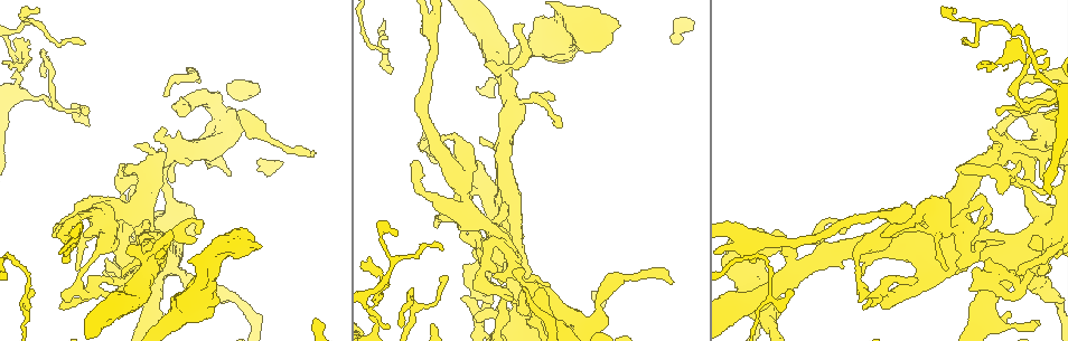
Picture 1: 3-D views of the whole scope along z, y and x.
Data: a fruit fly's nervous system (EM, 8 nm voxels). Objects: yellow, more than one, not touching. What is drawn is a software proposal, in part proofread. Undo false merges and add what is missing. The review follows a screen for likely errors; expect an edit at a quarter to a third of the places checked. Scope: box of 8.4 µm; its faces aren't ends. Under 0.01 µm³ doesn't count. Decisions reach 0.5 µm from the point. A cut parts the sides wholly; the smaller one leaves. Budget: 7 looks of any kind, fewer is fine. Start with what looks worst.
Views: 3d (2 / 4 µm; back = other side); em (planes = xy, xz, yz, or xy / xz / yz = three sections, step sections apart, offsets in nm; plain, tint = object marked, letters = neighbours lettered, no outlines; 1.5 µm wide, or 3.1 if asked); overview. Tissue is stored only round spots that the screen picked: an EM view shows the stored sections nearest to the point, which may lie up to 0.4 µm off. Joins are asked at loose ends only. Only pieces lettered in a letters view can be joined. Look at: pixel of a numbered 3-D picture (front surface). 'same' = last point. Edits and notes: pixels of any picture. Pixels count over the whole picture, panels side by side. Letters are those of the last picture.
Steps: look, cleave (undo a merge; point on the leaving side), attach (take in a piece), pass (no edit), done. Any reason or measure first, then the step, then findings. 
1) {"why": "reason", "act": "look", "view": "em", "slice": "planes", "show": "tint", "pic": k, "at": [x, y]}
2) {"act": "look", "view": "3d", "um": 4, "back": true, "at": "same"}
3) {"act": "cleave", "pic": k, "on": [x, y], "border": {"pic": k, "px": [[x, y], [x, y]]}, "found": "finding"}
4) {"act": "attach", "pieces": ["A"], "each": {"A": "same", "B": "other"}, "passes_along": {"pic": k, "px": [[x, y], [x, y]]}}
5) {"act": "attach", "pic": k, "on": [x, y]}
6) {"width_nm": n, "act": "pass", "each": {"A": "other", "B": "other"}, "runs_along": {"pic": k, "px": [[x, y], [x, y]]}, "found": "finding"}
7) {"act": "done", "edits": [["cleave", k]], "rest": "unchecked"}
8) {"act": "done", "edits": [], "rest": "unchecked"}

{"why": "thick end", "act": "look", "view": "em", "slice": "planes", "show": "letters", "pic": 1, "at": [617, 28]}

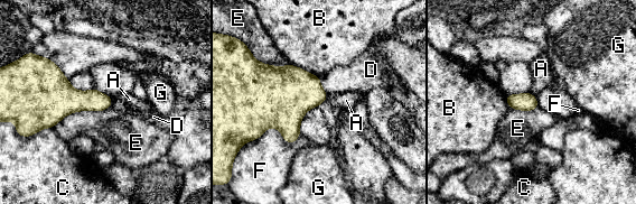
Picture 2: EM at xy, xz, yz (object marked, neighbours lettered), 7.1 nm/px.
{"longest_contact_nm": ["E", 440], "act": "pass", "each": {"A": "other", "B": "other", "C": "other", "D": "other", "E": "other", "F": "other", "G": "other"}, "border": {"pic": 2, "px": [[110, 107], [67, 113], [53, 128]]}, "found": "no lettered piece goes on from it"}

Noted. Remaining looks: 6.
{"why": "end of a long branch", "act": "look", "view": "3d", "um": 2, "back": true, "pic": 1, "at": [312, 153]}

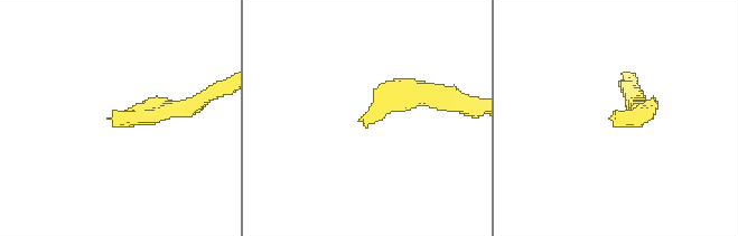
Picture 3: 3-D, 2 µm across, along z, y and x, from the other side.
{"act": "look", "view": "em", "slice": "xy", "step": 8, "show": "letters", "pic": 3, "at": [113, 124]}

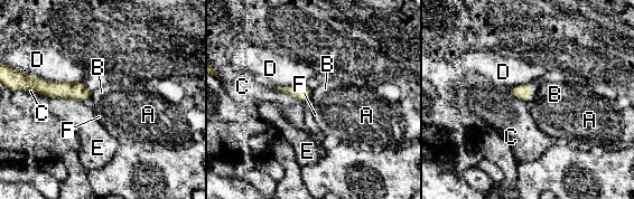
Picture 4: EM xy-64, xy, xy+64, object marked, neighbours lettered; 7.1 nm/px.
{"act": "look", "view": "em", "slice": "planes", "show": "letters", "at": "same"}

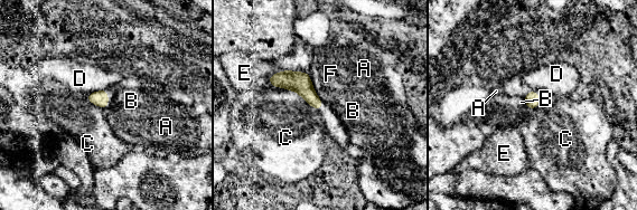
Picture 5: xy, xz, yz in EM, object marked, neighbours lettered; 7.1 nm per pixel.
{"act": "pass", "each": {"A": "other", "B": "other", "C": "other", "D": "other", "E": "other", "F": "other"}, "runs_along": {"pic": 5, "px": [[271, 79], [294, 80], [319, 105]]}, "found": "no lettered piece goes on from it"}

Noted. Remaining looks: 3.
{"why": "thick turns thin", "act": "look", "view": "em", "slice": "xy", "step": 4, "show": "letters", "pic": 1, "at": [84, 296]}

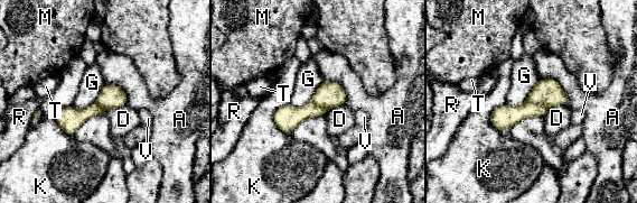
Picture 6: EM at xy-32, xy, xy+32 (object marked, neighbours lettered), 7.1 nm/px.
{"act": "pass", "each": {"A": "other", "D": "other", "G": "other", "K": "other", "M": "other", "R": "other", "T": "other", "V": "other"}, "runs_along": {"pic": 6, "px": [[564, 100], [492, 117]]}, "found": "all the same neuron"}

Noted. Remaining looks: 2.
{"act": "done", "edits": [], "rest": "unchecked"}

